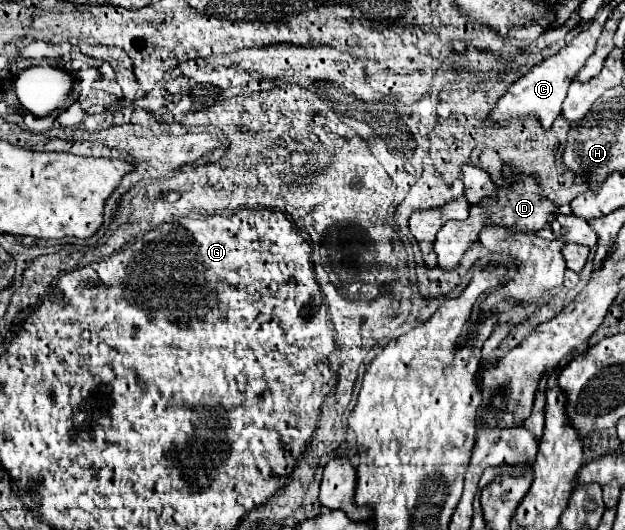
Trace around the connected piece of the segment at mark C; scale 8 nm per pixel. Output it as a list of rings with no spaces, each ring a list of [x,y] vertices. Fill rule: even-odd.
[[[594,18],[594,22],[586,30],[582,30],[576,38],[572,38],[562,50],[558,50],[554,56],[546,58],[544,62],[540,62],[538,66],[534,66],[530,72],[526,72],[524,76],[520,76],[506,90],[506,94],[498,100],[498,104],[494,106],[490,118],[494,122],[502,122],[502,120],[518,118],[518,116],[536,116],[536,118],[540,118],[540,122],[542,122],[544,128],[550,128],[552,122],[562,112],[562,102],[566,98],[570,82],[582,70],[582,66],[588,60],[588,56],[592,56],[594,50],[596,50],[596,40],[598,40],[598,36],[600,36],[600,32],[604,28],[602,20],[604,18]]]

